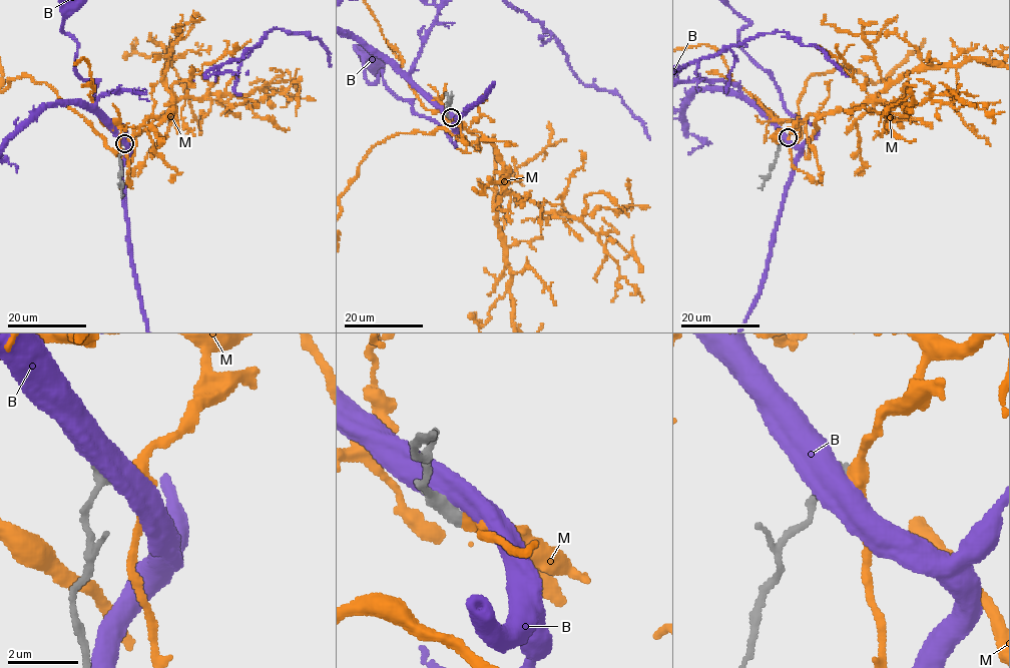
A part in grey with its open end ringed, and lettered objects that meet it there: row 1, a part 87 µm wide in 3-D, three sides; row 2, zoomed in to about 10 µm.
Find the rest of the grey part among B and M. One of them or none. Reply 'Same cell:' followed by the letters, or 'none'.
Same cell: M

